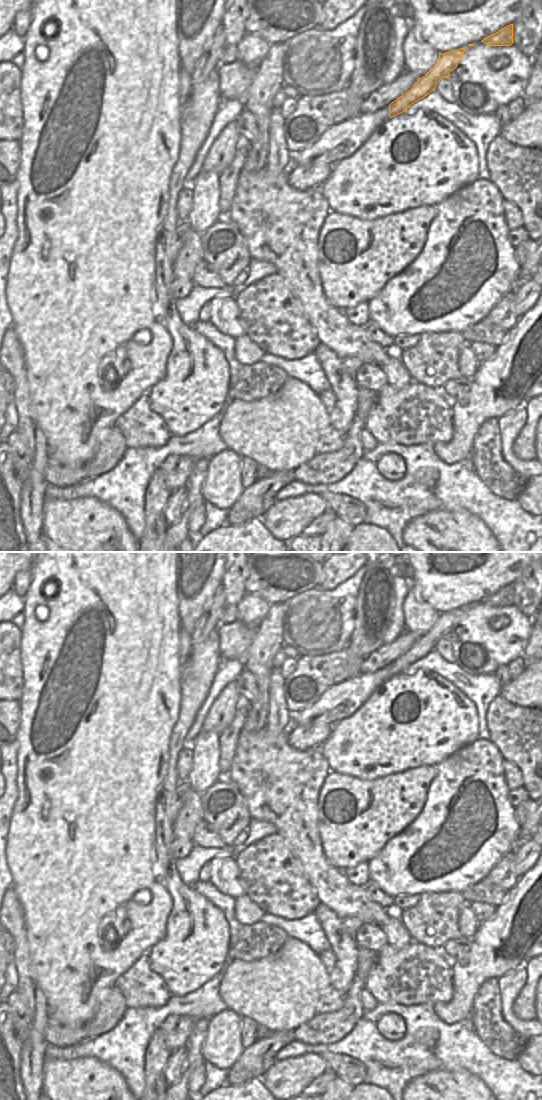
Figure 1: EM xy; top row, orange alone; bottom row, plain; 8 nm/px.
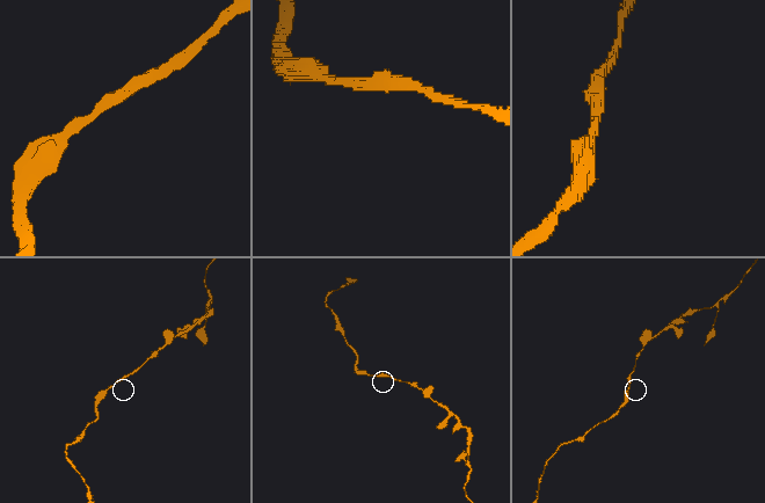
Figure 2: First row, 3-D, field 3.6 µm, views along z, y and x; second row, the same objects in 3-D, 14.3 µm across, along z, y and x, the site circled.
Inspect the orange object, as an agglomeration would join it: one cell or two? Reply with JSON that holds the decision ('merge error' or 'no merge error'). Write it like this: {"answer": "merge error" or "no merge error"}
{"answer": "no merge error"}

